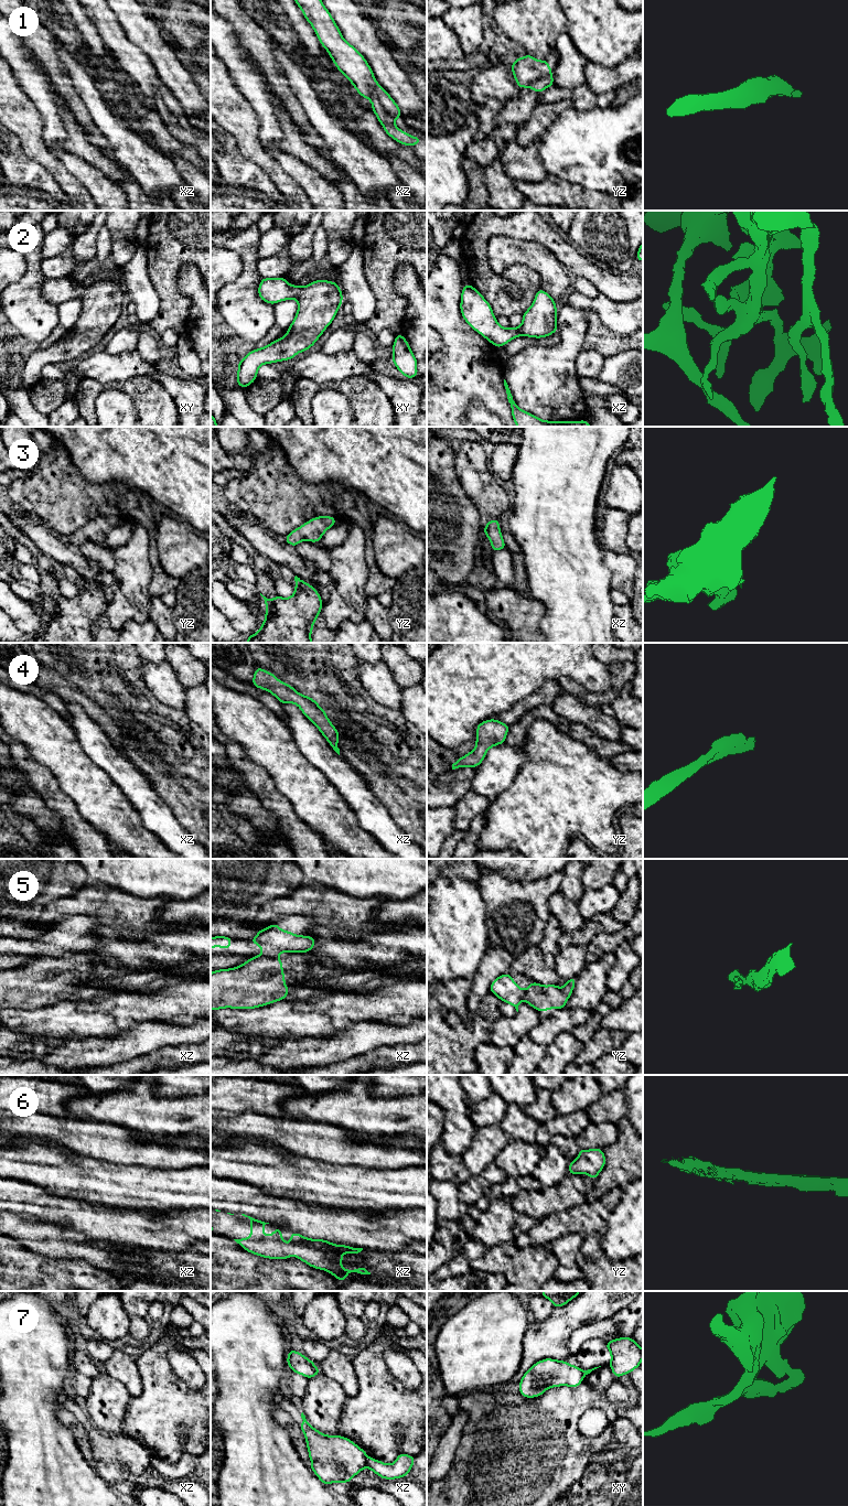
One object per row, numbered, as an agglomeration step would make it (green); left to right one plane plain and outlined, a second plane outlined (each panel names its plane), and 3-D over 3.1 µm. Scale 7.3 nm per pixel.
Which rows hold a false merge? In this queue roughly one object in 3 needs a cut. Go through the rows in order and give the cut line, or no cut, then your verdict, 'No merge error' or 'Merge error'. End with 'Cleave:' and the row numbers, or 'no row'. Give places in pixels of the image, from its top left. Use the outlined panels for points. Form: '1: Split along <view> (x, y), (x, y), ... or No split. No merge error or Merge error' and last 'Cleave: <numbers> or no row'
1: Split along xz (373, 95), (377, 98), (392, 121). Merge error
2: No split. No merge error
3: No split. No merge error
4: No split. No merge error
5: Split along xz (261, 954), (276, 956). Merge error
6: No split. No merge error
7: Split along xz (368, 1458), (366, 1465). Merge error
Cleave: 1, 5, 7

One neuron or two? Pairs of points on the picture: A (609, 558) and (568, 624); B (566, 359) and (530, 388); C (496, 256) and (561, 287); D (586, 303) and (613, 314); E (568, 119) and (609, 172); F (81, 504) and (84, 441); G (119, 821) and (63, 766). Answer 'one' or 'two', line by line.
A: two
B: one
C: one
D: one
E: one
F: two
G: one

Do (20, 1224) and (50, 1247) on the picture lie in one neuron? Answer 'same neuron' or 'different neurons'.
same neuron

